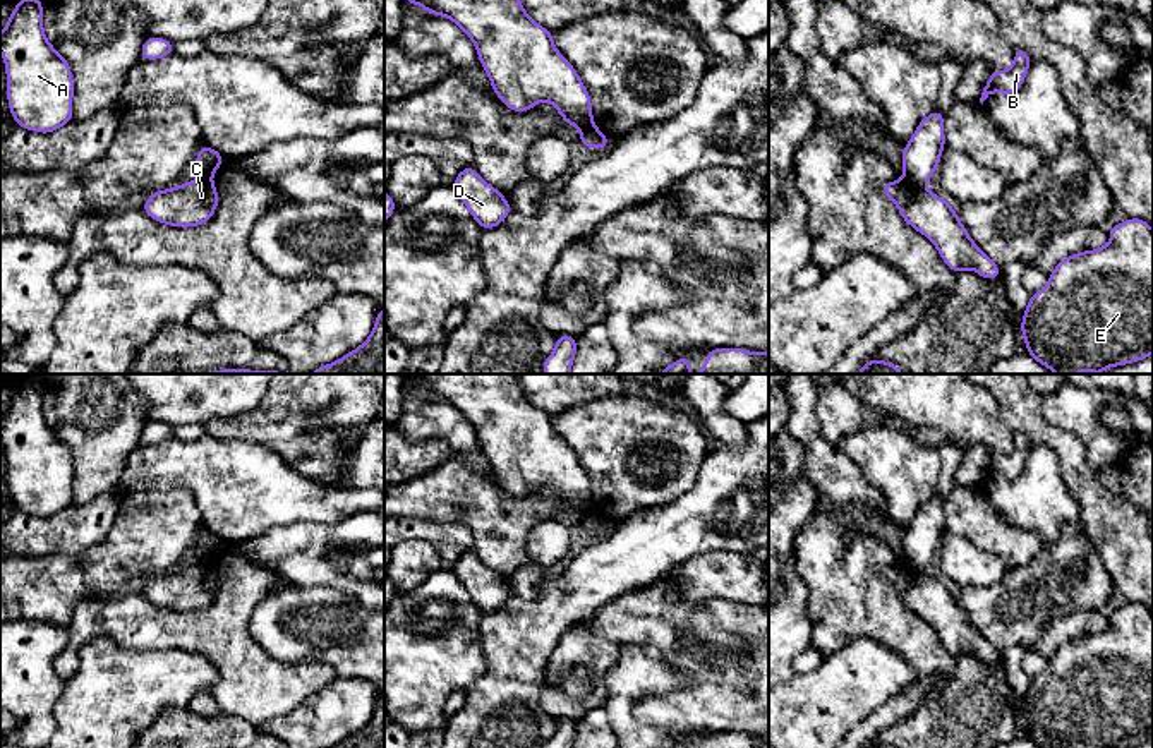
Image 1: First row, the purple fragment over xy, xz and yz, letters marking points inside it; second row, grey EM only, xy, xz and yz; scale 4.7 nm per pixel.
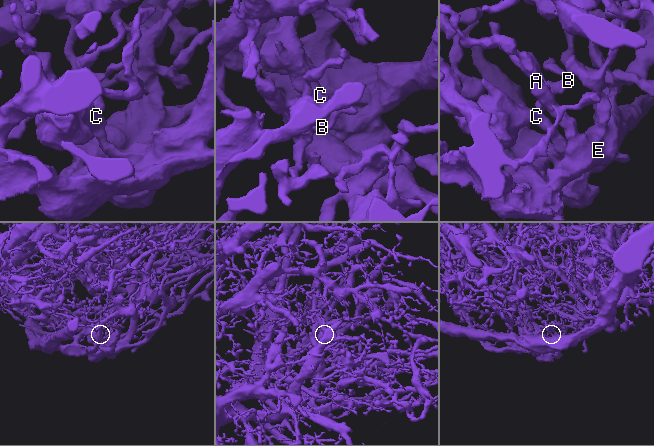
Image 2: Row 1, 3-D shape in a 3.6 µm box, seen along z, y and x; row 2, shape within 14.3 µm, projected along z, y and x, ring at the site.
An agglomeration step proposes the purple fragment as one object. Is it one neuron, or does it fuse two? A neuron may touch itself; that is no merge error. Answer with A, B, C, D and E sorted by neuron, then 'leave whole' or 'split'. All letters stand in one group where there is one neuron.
A B D E / C | split

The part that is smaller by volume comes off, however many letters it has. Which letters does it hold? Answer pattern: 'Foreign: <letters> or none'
Foreign: C

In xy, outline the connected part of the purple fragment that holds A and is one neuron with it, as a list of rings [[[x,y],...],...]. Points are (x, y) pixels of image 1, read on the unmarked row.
[[[19,383],[3,417],[7,484],[15,510],[50,518],[72,501],[74,463],[69,446],[51,431],[43,415],[43,384]]]

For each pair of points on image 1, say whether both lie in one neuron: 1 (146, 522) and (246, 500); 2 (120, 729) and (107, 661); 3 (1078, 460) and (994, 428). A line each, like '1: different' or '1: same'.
1: different
2: same
3: different

